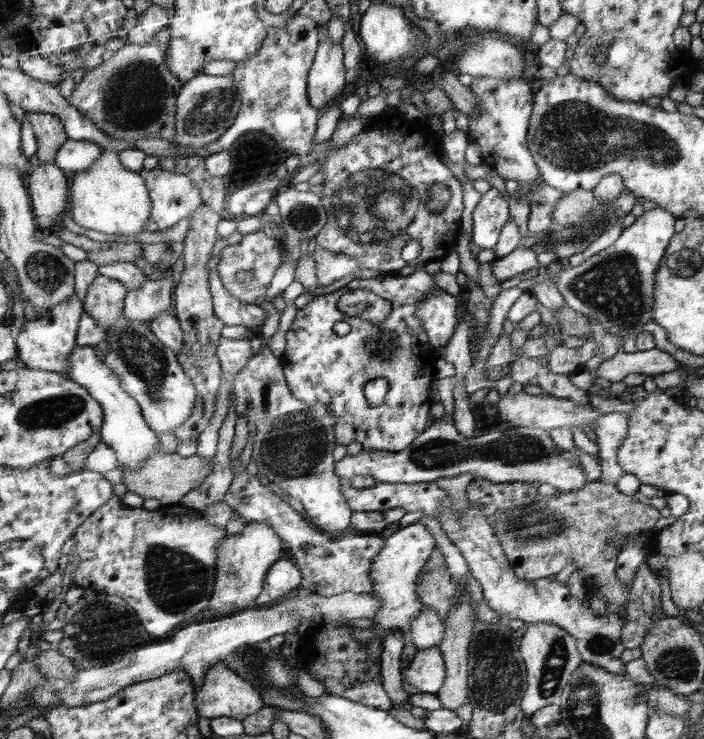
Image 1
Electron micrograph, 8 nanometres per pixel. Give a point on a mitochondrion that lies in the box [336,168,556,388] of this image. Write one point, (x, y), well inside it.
(372, 344)

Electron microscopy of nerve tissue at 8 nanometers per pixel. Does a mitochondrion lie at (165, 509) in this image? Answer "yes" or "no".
no

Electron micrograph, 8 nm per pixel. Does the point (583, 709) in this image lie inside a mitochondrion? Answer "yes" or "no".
yes

